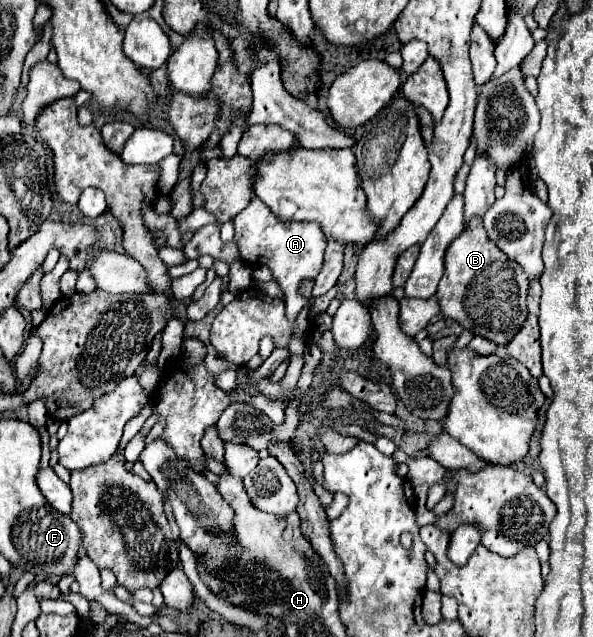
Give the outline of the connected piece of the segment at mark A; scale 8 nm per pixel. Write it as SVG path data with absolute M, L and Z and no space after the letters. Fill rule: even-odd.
M256 196L250 200L250 204L234 216L234 230L236 230L236 244L240 258L250 266L268 266L274 274L274 280L282 288L286 296L286 314L290 320L298 316L300 308L306 306L308 298L302 298L298 294L300 282L304 278L316 278L322 268L324 248L326 248L326 236L322 234L322 228L316 222L282 222L278 220L272 210L262 204Z

